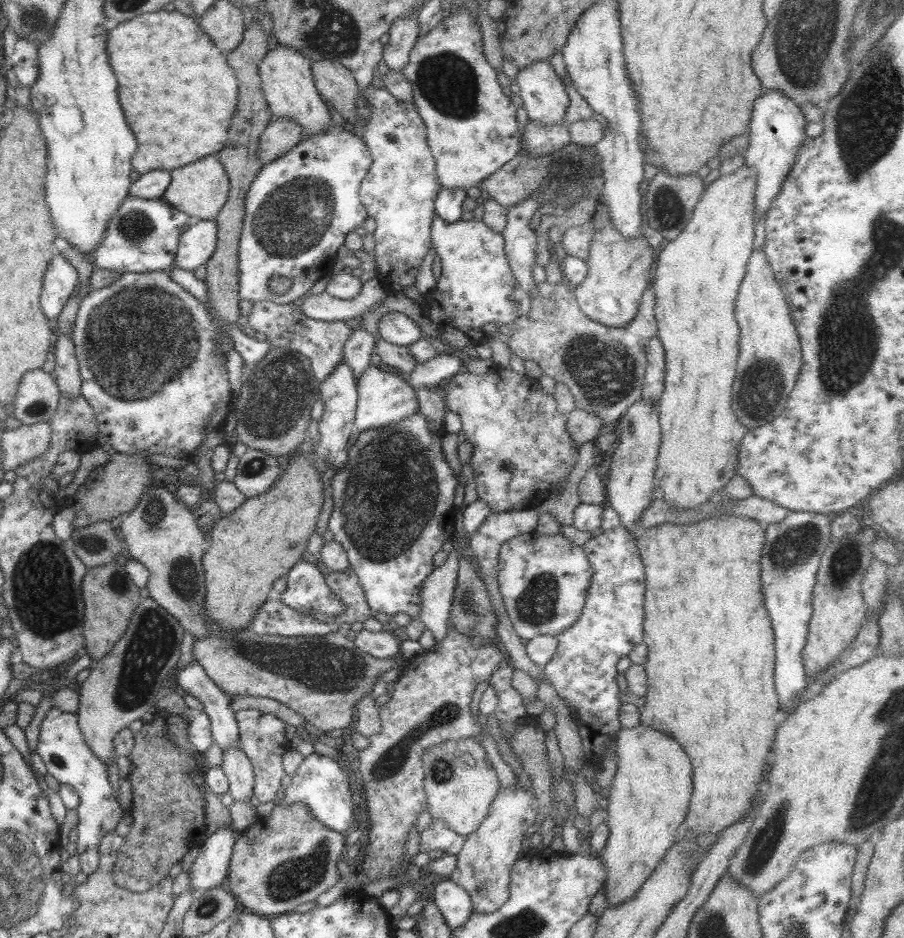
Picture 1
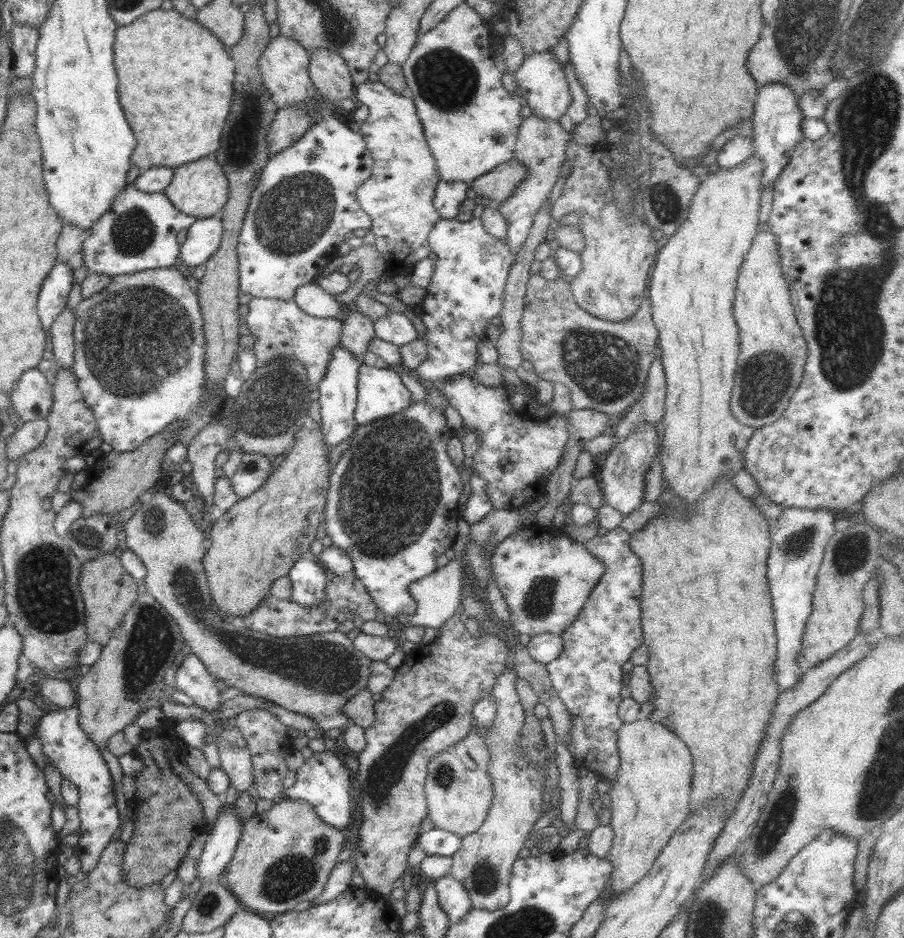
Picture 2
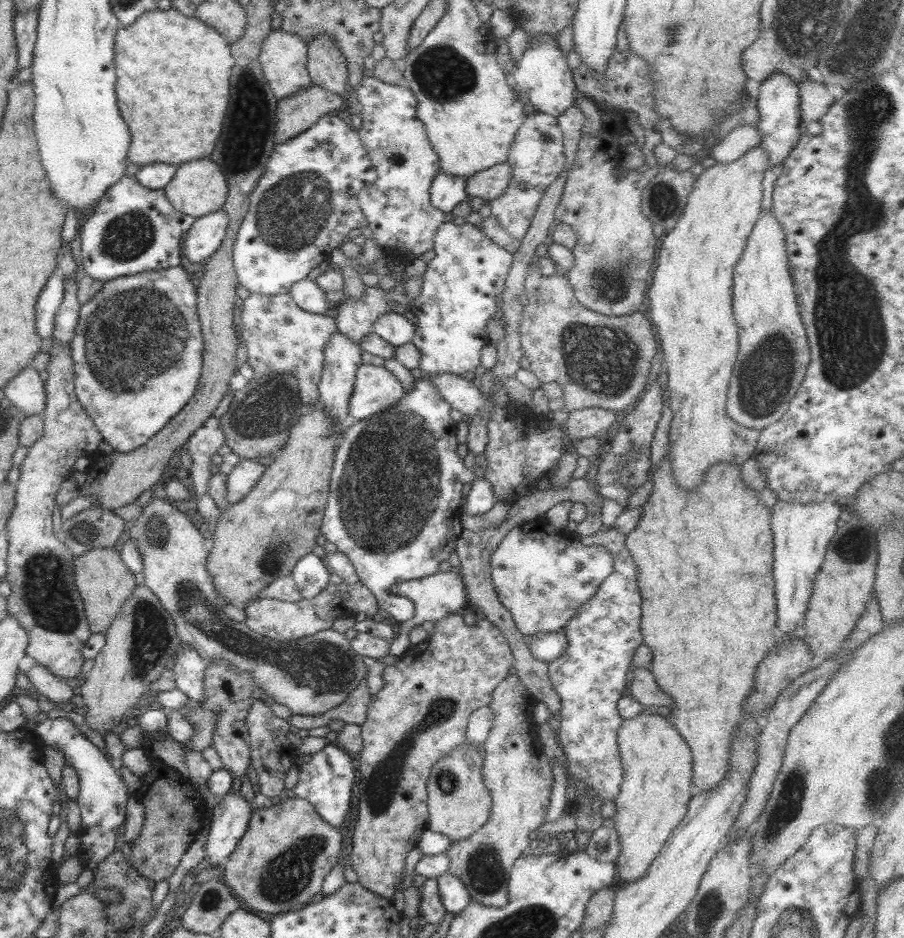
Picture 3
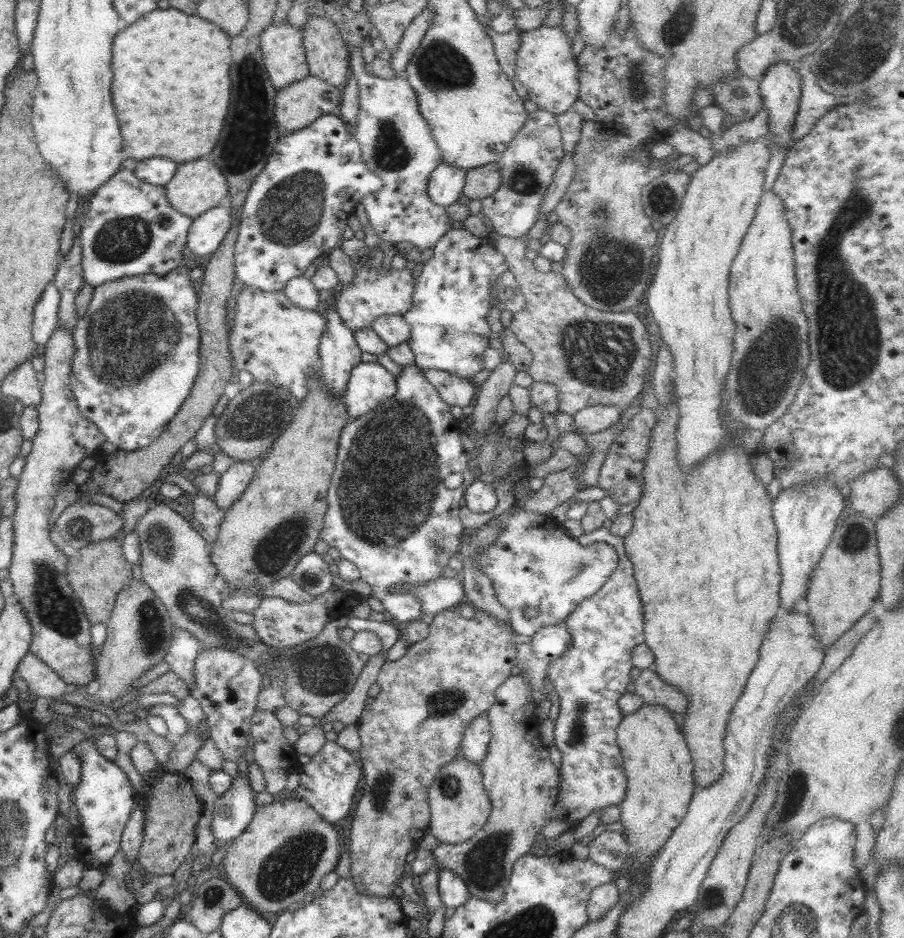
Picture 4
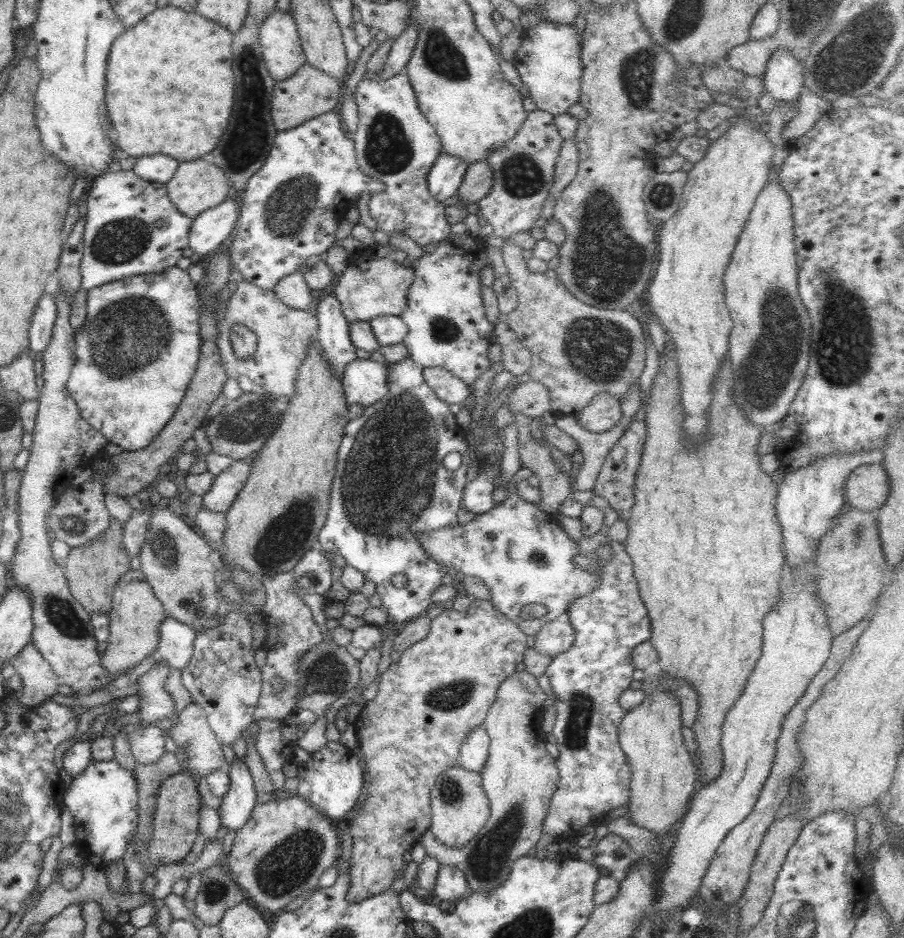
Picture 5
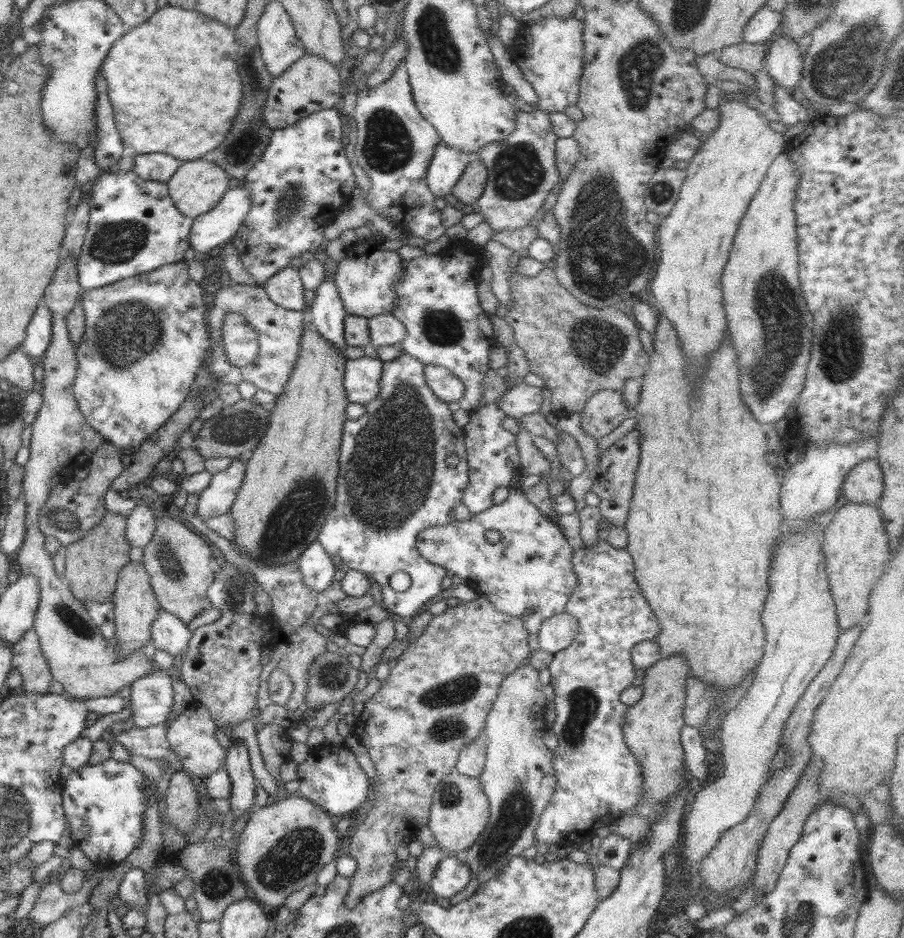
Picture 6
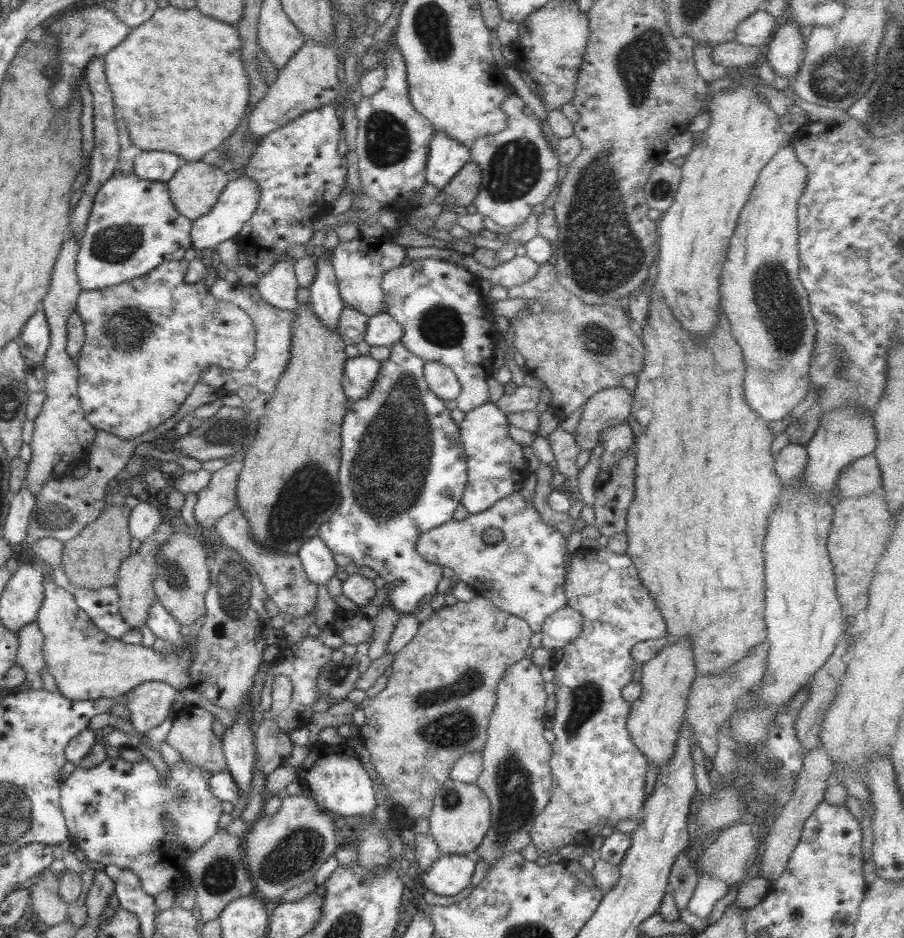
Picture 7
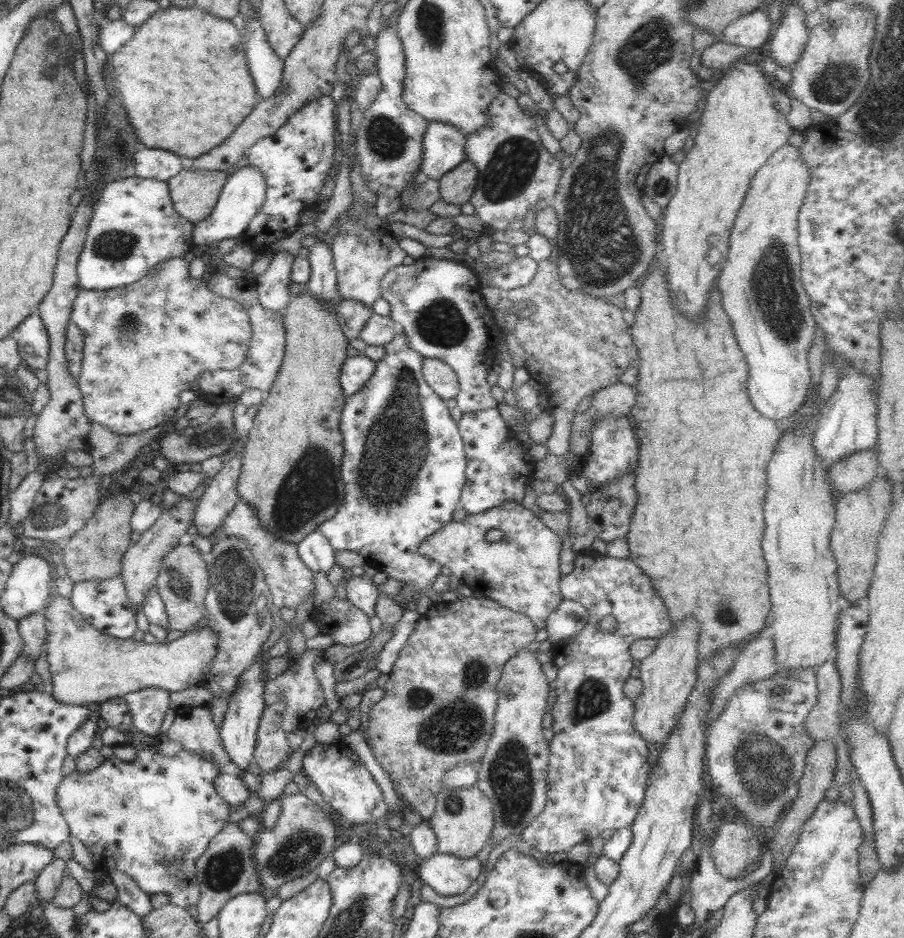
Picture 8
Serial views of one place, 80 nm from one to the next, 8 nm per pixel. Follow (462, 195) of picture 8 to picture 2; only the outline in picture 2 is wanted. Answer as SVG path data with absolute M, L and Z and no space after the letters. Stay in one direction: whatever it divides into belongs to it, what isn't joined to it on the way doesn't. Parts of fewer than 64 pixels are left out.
M513 158L481 177L475 178L469 184L469 188L475 190L485 201L501 204L513 193L526 175L526 166Z

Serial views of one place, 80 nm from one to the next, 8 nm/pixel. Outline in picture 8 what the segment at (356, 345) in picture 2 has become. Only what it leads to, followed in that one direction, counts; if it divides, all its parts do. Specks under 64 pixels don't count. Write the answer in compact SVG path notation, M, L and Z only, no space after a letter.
M347 211L340 214L339 223L336 226L340 234L334 236L330 247L337 270L337 290L342 298L358 299L358 302L363 302L372 309L374 302L381 298L381 278L391 268L402 264L407 254L398 245L394 236L390 236L390 232L384 238L380 230L372 232L372 229L364 227L365 220L366 218L353 220Z

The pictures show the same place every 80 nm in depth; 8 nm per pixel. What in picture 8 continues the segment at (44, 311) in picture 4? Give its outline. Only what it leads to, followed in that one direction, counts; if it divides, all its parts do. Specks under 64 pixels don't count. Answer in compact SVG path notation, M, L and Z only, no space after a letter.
M38 315L27 316L10 334L17 342L20 358L33 371L44 370L49 357L49 336Z

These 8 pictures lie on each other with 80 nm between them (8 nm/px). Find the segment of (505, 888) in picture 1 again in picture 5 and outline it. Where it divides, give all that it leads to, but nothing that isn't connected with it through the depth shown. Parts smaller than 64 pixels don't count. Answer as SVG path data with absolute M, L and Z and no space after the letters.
M523 669L502 681L482 724L489 734L489 755L480 772L491 810L486 826L462 848L442 844L429 830L418 840L440 865L459 868L473 892L487 893L500 886L513 862L527 855L543 836L543 822L559 781L555 758L545 749L548 734L541 725L546 698L537 678Z

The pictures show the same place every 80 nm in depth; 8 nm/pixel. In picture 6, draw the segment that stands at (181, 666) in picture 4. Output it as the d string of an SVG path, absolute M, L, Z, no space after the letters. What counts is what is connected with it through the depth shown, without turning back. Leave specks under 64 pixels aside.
M160 609L151 628L156 649L163 650L173 658L187 651L193 632L178 617Z

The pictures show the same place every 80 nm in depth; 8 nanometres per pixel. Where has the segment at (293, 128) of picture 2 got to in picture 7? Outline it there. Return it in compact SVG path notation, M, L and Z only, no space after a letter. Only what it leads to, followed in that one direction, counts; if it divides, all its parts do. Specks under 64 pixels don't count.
M307 40L277 72L266 96L250 112L249 132L253 132L255 136L264 136L305 112L328 104L338 105L338 94L341 91L340 81L336 75L338 60L335 50L330 45Z

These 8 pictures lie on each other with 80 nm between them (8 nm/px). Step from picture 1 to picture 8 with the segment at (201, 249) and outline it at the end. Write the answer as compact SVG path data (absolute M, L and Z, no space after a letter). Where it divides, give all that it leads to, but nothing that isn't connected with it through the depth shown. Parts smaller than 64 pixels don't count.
M252 165L235 167L230 171L222 187L217 206L208 218L197 222L192 231L193 242L215 246L217 242L242 236L250 221L258 214L265 201L266 183L264 175Z

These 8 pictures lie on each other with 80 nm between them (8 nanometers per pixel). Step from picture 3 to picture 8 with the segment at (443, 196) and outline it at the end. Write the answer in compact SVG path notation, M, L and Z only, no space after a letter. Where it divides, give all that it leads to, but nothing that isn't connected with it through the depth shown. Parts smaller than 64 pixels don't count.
M429 121L422 137L422 166L424 178L438 180L445 172L467 160L467 136L455 126Z

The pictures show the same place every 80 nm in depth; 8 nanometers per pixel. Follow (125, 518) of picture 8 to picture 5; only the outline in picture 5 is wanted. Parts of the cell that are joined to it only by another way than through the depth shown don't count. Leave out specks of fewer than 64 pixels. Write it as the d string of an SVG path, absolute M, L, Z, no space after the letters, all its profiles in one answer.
M112 520L104 532L79 547L71 547L67 556L64 577L72 596L86 609L90 616L110 612L113 592L128 570L131 570L130 556L123 543L123 526Z

